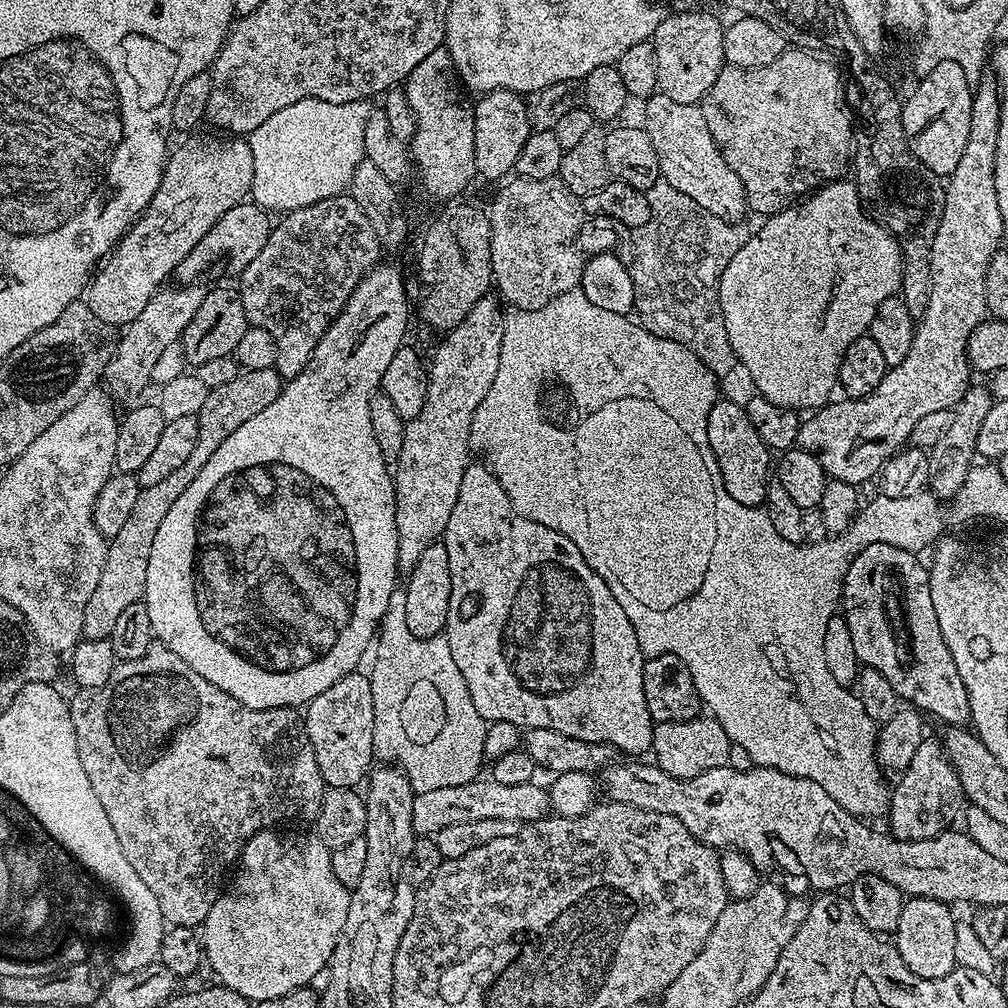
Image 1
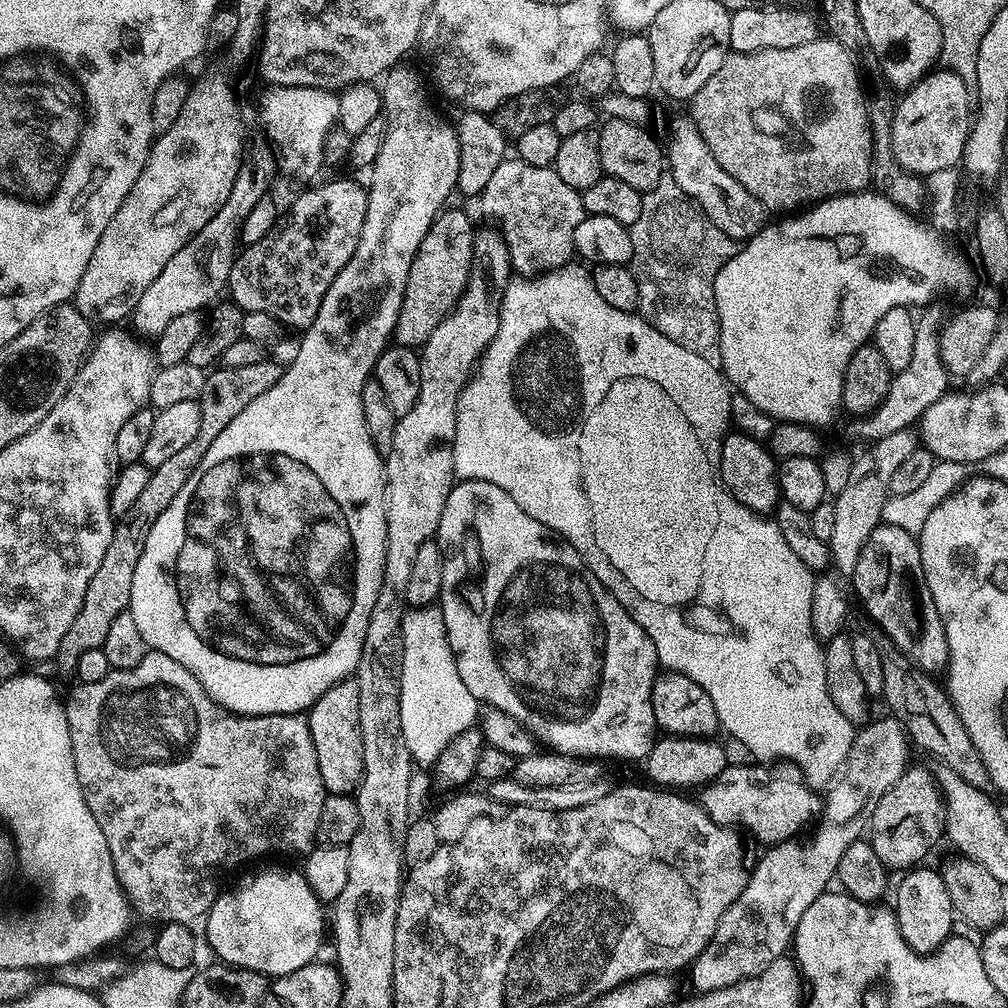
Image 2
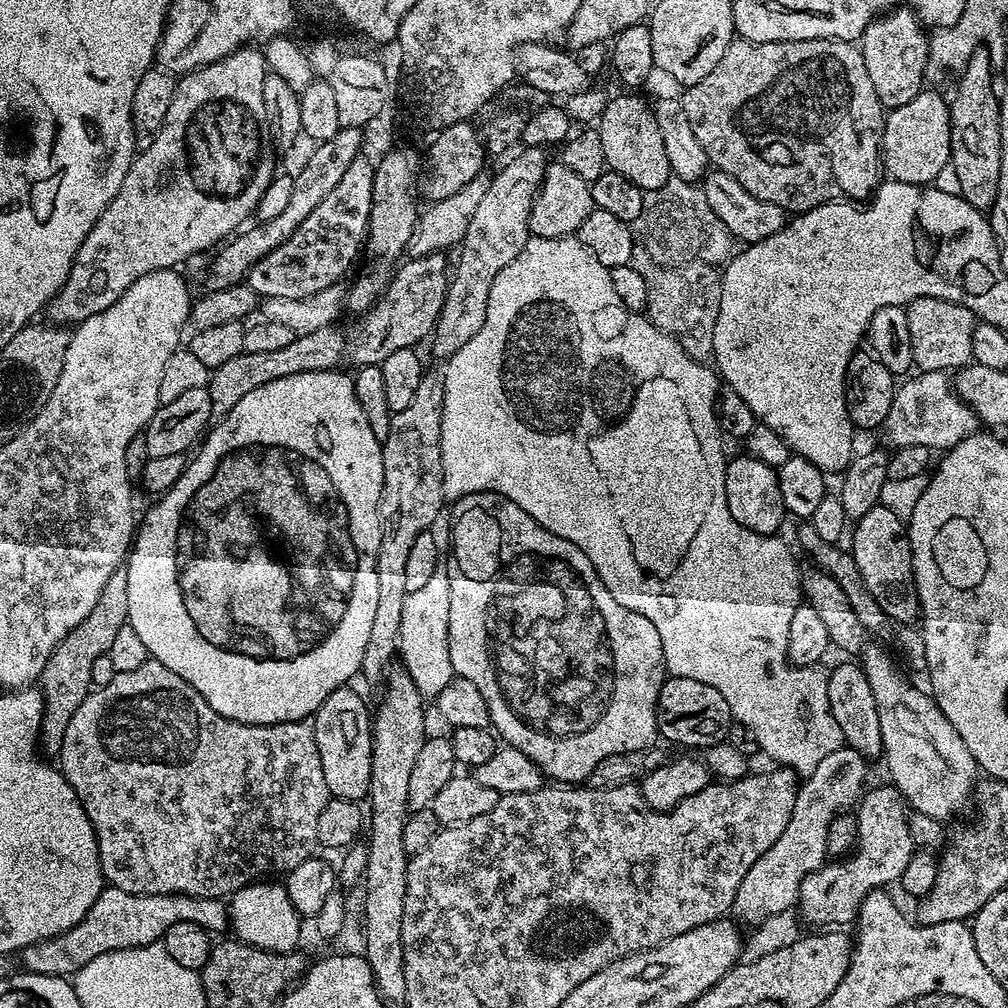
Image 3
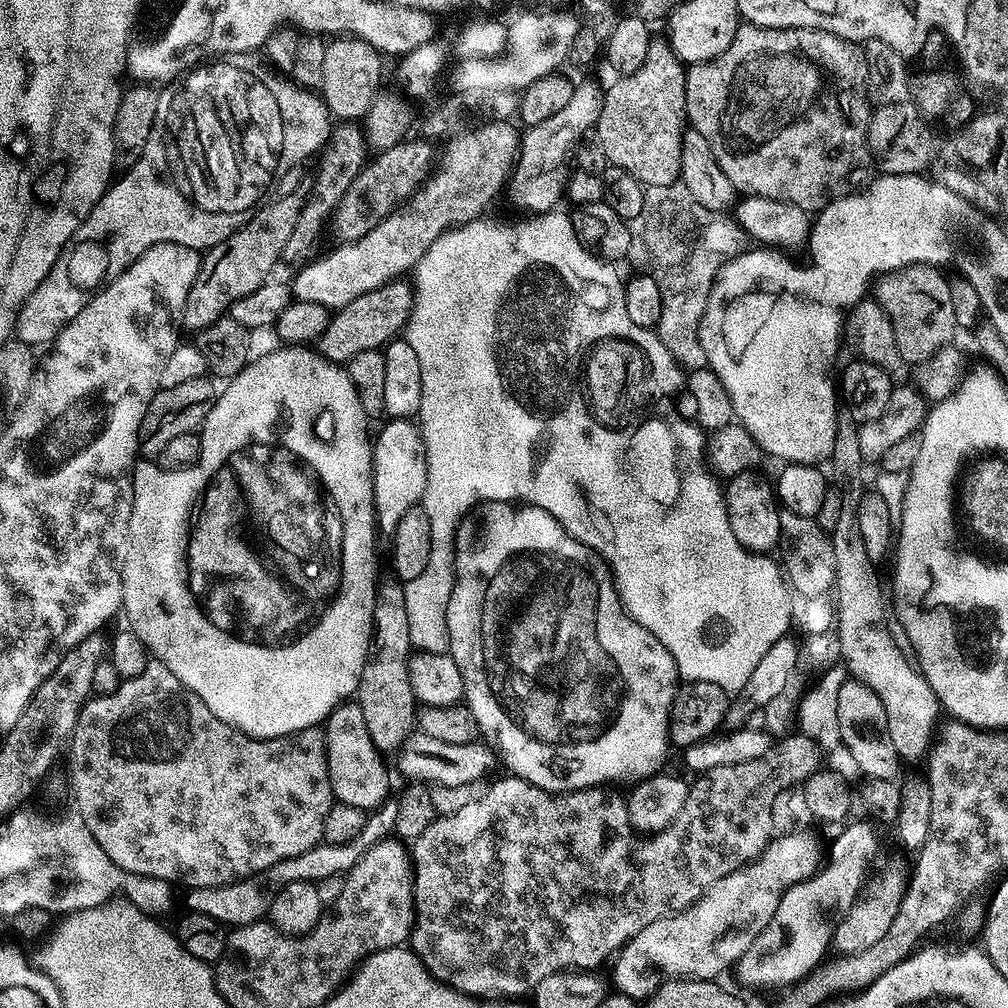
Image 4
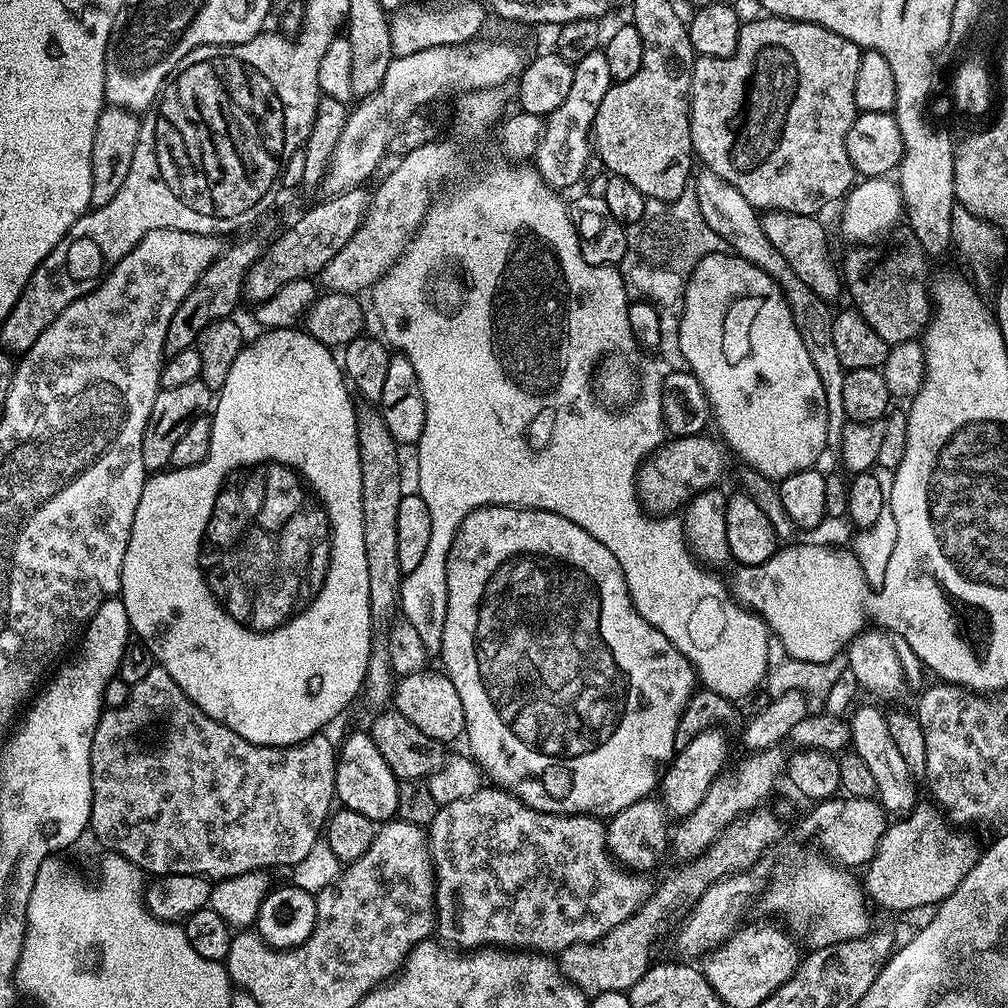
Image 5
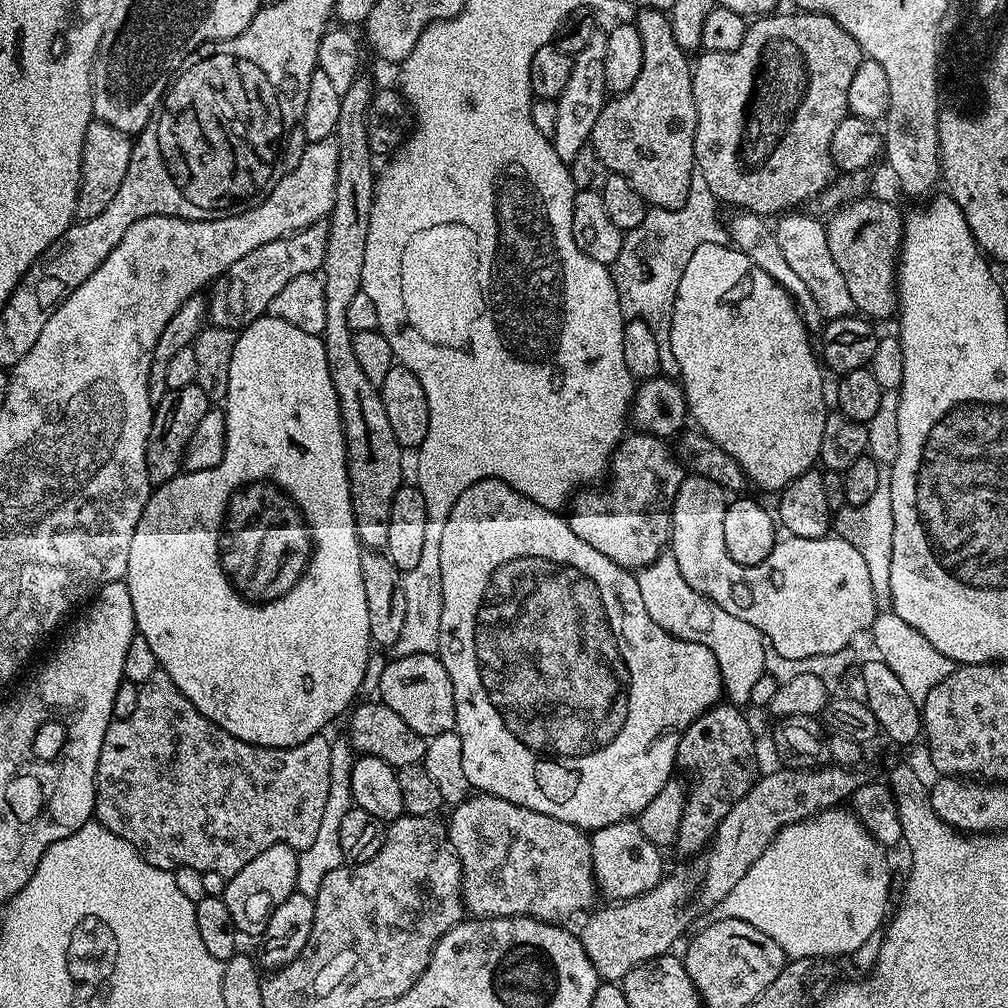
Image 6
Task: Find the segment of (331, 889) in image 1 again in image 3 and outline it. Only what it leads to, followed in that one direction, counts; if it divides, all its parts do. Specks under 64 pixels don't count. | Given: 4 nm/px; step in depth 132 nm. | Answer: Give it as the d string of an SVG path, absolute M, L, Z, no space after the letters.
M253 882L230 897L230 928L241 944L264 948L267 952L289 953L300 940L302 917L294 910L283 883Z

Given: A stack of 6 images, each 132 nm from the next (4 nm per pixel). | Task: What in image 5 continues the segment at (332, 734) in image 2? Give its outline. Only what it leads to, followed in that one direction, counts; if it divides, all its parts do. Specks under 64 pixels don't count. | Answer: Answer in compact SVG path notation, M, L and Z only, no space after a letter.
M367 731L352 732L341 743L336 758L336 800L343 807L358 810L366 818L387 822L396 816L398 810L398 781L396 775L386 766L386 758L378 754L371 735Z

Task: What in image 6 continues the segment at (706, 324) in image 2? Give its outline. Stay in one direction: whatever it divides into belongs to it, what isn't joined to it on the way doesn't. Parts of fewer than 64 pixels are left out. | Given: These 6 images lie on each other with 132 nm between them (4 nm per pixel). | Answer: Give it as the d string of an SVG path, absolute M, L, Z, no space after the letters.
M699 174L693 175L686 203L681 208L649 207L641 225L624 233L622 250L610 265L625 317L641 320L646 322L646 326L650 326L658 342L658 354L661 358L672 355L670 326L674 318L674 298L678 294L678 282L682 282L682 270L686 270L686 262L690 262L698 246L721 239L722 224L716 221L716 208L718 209L718 201L710 194L706 178Z

